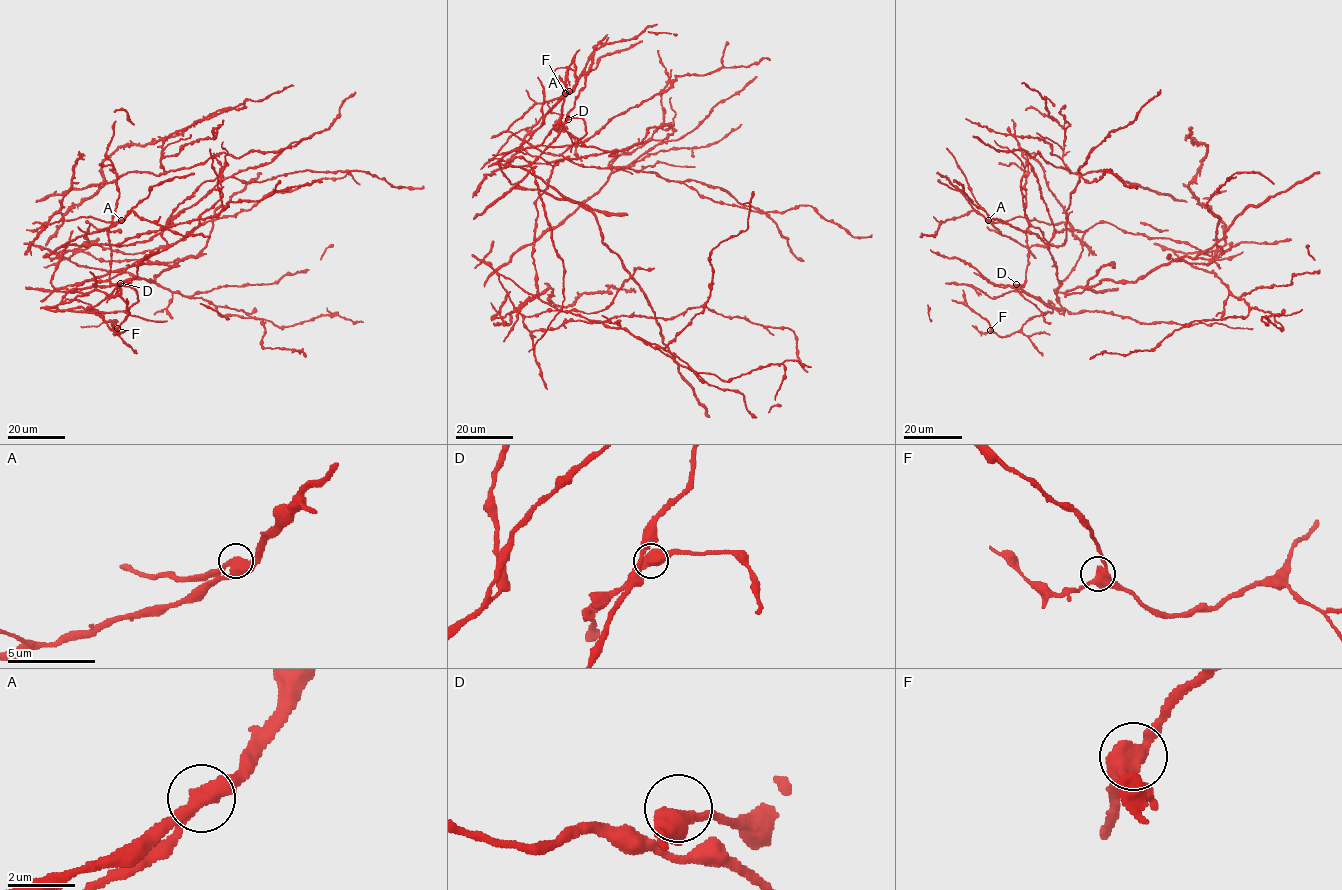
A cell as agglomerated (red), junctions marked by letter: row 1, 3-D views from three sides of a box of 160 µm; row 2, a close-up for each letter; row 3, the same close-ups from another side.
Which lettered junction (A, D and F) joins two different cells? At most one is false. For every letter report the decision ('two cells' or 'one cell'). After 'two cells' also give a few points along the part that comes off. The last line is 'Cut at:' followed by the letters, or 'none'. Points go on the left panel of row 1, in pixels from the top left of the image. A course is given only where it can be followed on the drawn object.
A: two cells | (121, 220), (105, 222), (88, 216), (49, 224), (32, 223)
D: one cell
F: one cell
Cut at: A

